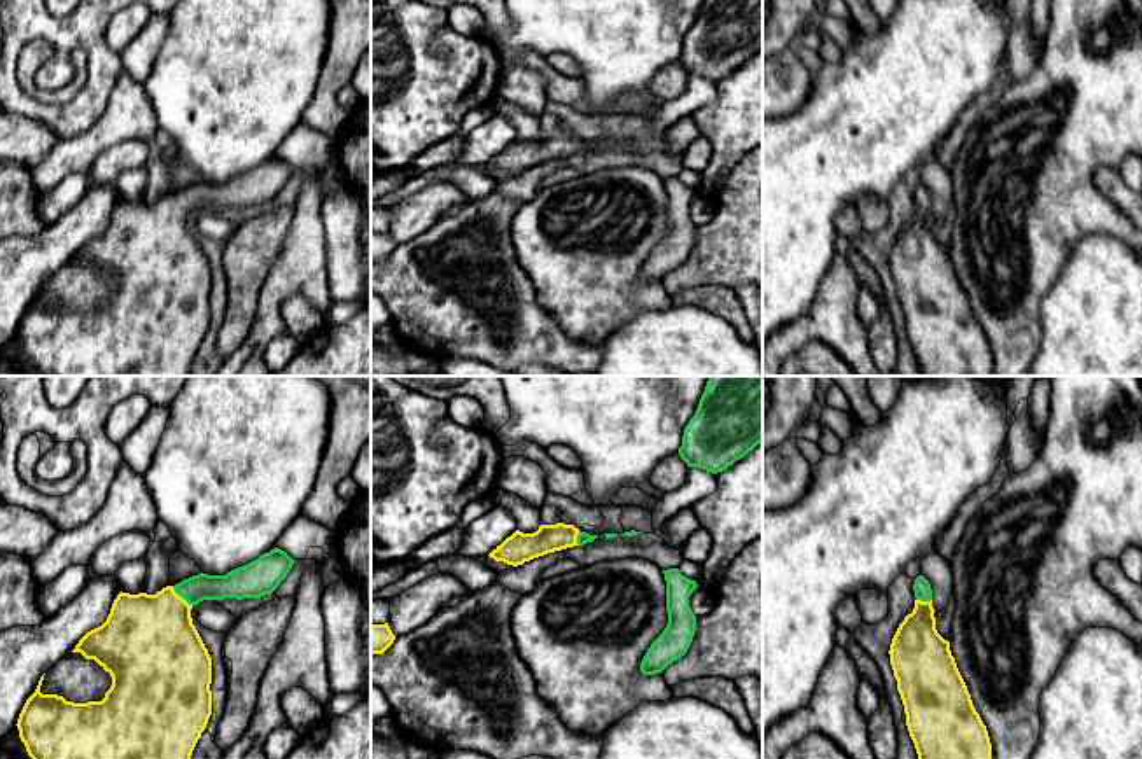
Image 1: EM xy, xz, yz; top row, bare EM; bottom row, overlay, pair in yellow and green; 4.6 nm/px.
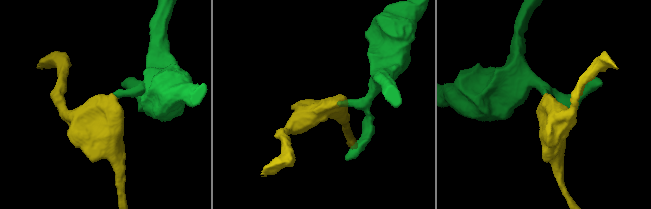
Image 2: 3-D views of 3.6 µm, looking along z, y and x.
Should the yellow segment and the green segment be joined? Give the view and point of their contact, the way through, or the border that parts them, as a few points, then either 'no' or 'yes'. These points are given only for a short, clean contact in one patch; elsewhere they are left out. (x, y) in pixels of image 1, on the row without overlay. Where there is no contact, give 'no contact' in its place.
meets yellow in xy at (181, 205); runs through xy (149, 249), (181, 205), (201, 194), (233, 193); yes

